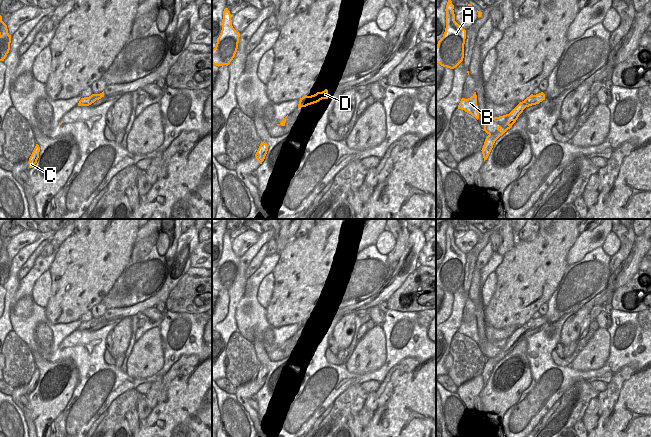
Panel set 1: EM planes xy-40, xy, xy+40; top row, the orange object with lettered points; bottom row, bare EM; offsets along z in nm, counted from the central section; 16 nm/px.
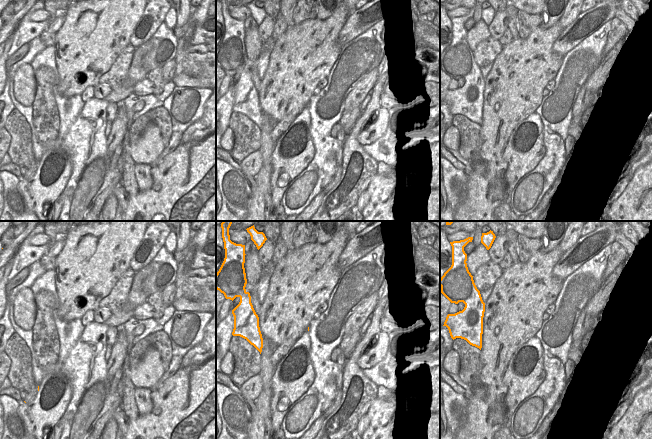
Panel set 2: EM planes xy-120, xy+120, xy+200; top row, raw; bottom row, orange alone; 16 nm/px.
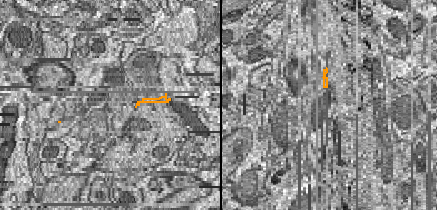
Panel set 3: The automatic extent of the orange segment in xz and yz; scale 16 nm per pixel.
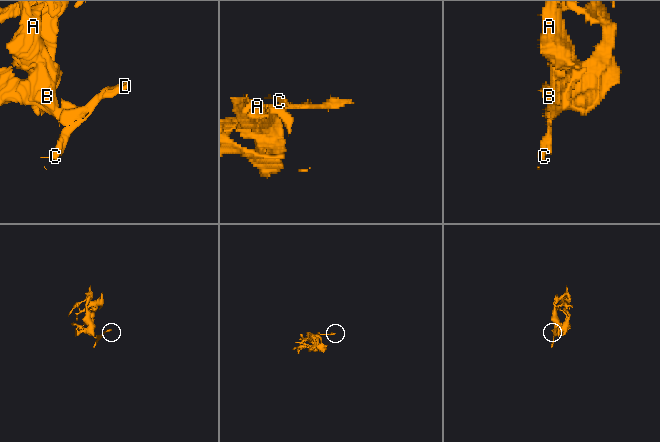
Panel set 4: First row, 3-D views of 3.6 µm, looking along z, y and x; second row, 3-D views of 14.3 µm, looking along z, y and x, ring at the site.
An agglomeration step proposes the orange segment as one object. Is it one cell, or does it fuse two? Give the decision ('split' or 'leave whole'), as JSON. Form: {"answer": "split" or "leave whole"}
{"answer": "split"}

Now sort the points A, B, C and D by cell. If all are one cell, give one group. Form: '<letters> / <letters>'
A B / C D

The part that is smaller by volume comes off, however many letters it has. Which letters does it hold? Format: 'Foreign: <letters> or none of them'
Foreign: C, D

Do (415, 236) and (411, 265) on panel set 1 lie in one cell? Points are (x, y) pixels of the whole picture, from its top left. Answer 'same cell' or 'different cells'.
same cell

